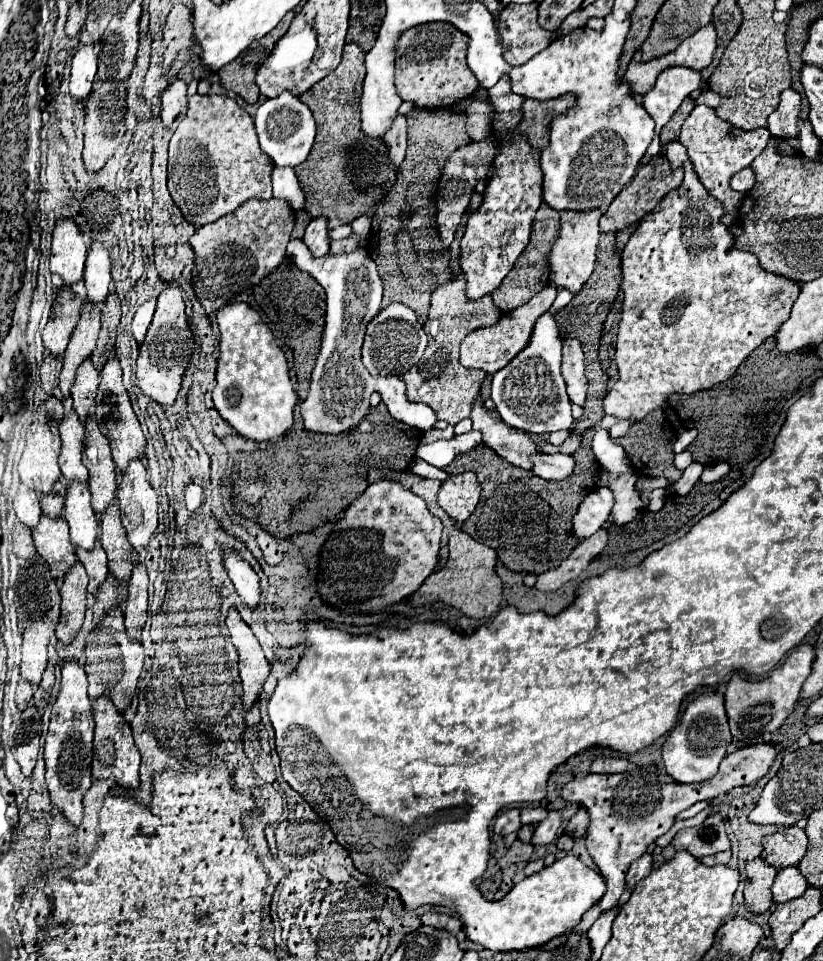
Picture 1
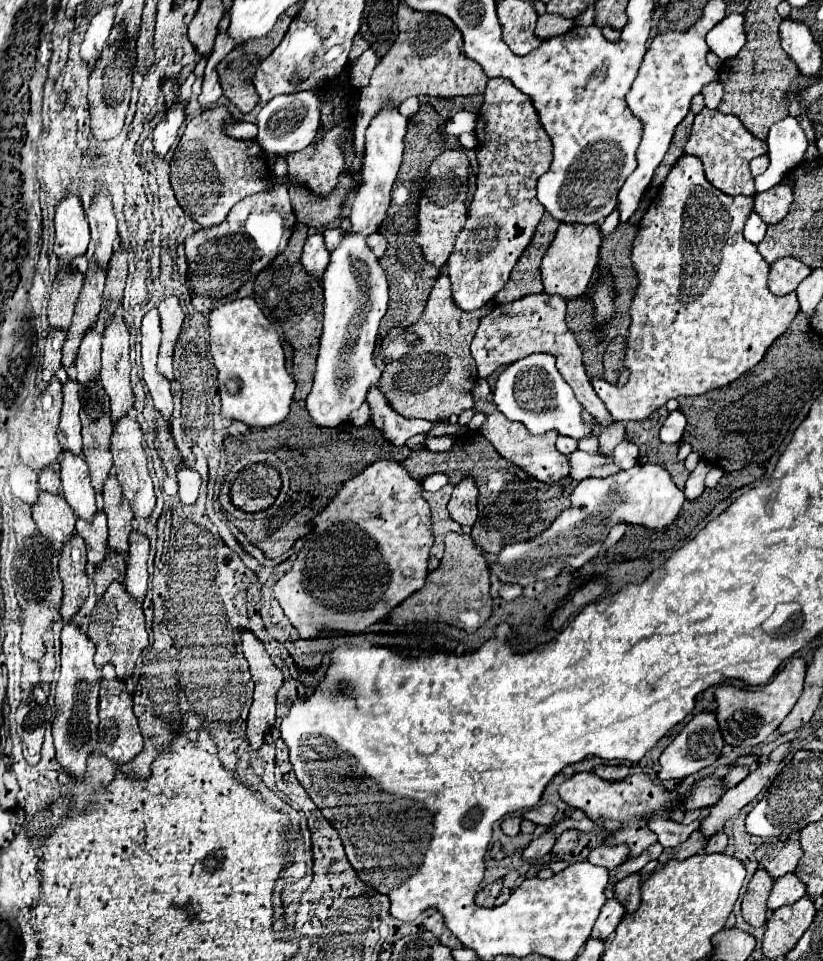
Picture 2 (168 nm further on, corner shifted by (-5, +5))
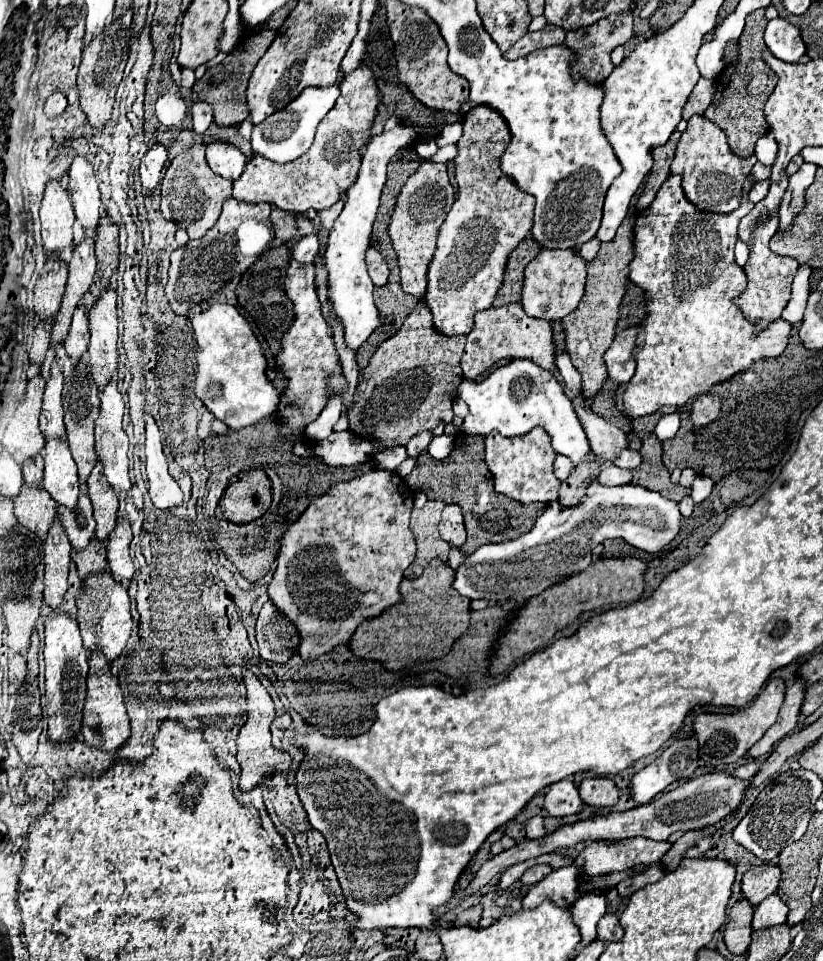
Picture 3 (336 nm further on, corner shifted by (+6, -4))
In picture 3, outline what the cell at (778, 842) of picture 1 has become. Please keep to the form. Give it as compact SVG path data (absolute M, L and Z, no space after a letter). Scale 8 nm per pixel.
M757 864L757 866L749 866L749 870L743 874L743 896L751 902L751 904L759 904L761 900L765 900L769 894L773 894L777 890L779 884L779 876L781 876L781 868L779 864Z

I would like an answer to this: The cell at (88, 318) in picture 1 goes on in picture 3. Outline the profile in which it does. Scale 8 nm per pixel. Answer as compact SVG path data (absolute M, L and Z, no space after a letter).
M85 236L85 240L79 246L75 246L73 258L69 262L69 280L67 280L67 288L65 288L65 294L63 294L61 310L59 310L59 314L55 318L55 324L53 324L51 342L59 344L67 336L73 312L75 312L79 300L83 298L83 294L89 290L89 286L93 282L93 276L95 276L93 238Z

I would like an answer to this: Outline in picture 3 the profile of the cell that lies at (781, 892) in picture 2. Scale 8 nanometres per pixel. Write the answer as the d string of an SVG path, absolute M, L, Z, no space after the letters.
M771 894L755 908L753 926L759 930L759 928L767 928L767 926L785 924L787 914L789 914L787 904L777 894Z

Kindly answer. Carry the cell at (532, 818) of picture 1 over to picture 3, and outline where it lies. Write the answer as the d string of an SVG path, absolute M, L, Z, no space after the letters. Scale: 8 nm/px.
M537 814L537 816L533 816L533 818L529 818L529 820L525 822L527 838L539 838L539 836L543 836L543 834L545 834L543 820L545 820L545 818L543 818L541 814Z

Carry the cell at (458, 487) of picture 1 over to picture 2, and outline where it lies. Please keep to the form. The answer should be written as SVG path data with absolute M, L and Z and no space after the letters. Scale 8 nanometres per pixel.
M472 477L462 479L452 493L452 499L448 503L450 517L460 523L462 527L472 527L478 519L476 511L476 497L478 497L478 487Z

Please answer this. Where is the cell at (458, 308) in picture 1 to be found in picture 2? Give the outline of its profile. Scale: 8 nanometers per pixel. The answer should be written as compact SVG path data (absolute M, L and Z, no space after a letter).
M446 275L438 277L434 289L430 291L424 313L412 325L412 333L418 339L414 349L408 351L402 359L388 361L378 381L378 389L396 413L406 419L418 417L426 421L440 421L474 407L472 387L478 379L478 371L470 355L470 343L480 319L492 311L492 307L494 305L488 303L472 313L460 311L452 301L450 279Z

